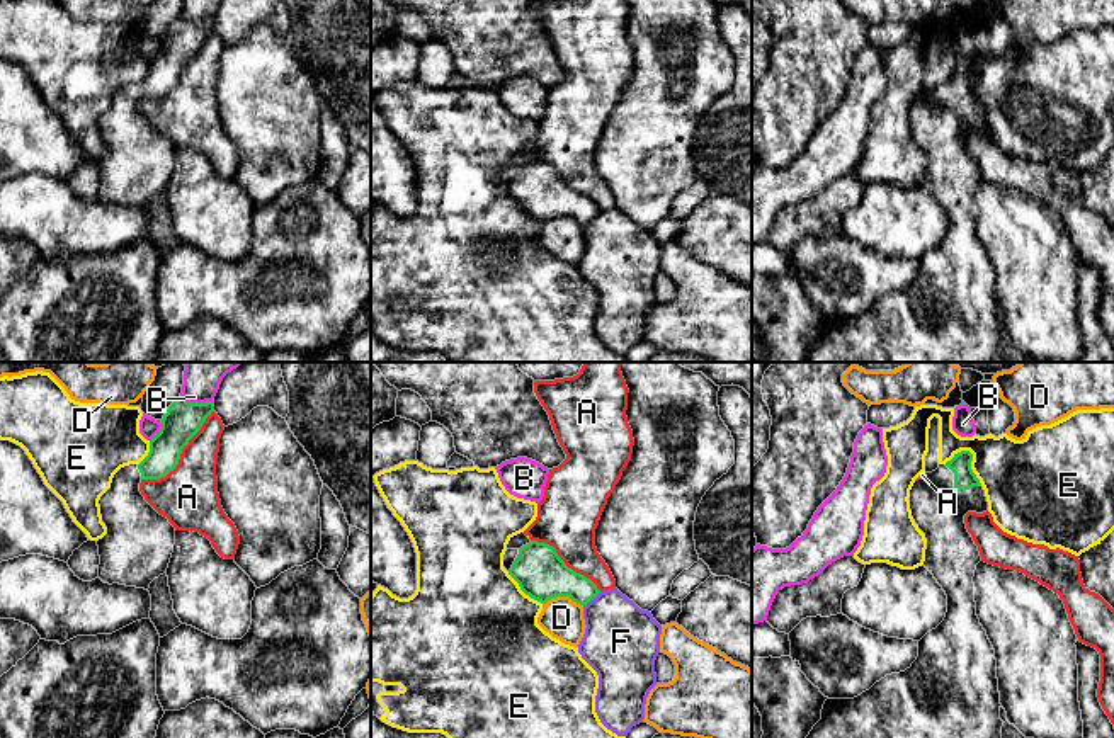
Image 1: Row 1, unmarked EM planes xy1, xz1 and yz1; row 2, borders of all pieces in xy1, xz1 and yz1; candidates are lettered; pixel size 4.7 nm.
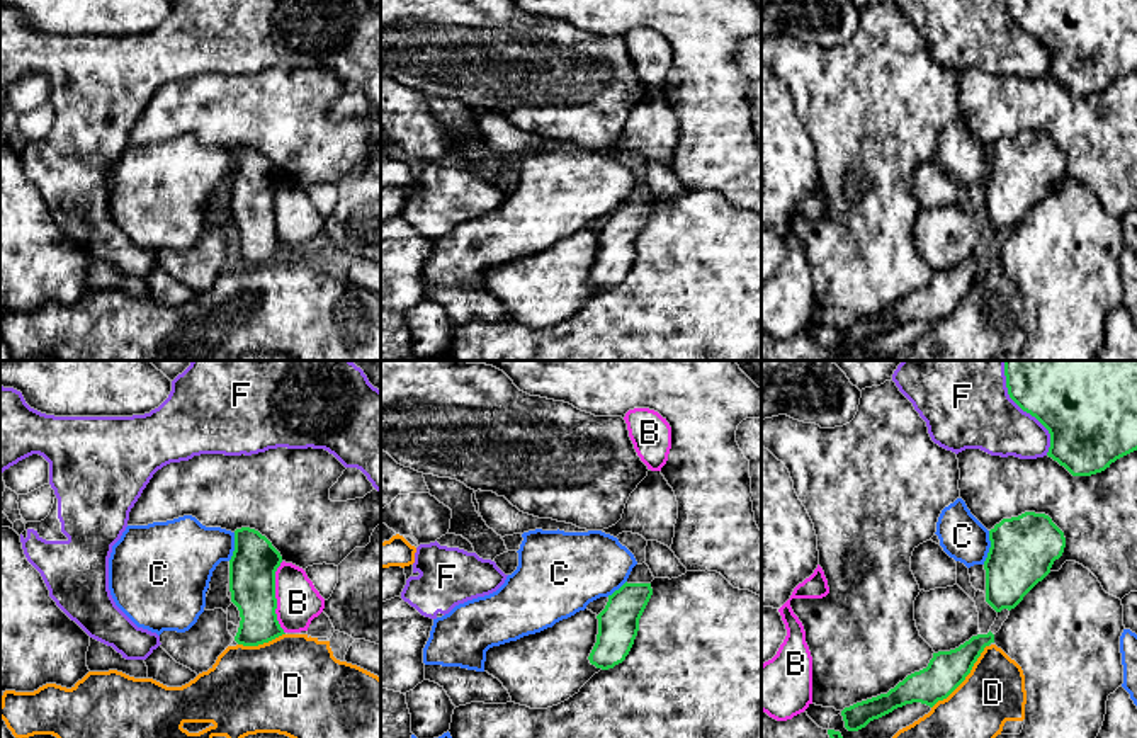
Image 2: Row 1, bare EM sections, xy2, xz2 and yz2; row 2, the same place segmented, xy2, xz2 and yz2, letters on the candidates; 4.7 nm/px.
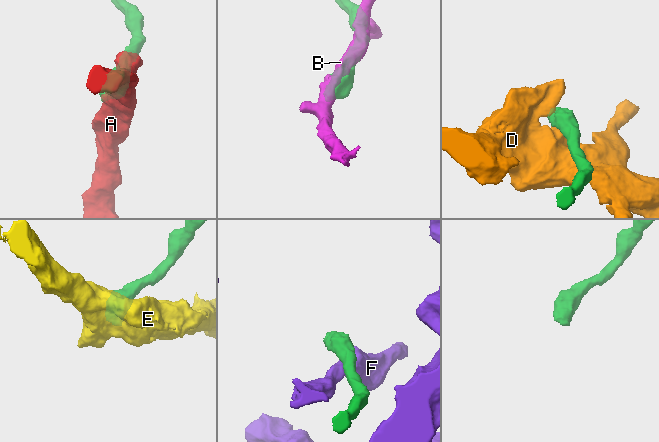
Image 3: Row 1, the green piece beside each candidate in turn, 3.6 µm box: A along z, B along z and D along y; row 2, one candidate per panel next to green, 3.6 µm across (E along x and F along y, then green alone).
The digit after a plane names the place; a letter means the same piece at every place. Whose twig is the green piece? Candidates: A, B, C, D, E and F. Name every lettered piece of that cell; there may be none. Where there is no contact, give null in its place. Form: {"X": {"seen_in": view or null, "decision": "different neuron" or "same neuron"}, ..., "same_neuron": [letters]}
{"A": {"seen_in": "xy1", "decision": "different neuron"}, "B": {"seen_in": "xy2", "decision": "different neuron"}, "C": {"seen_in": "yz2", "decision": "different neuron"}, "D": {"seen_in": "yz2", "decision": "different neuron"}, "E": {"seen_in": "yz1", "decision": "different neuron"}, "F": {"seen_in": "yz2", "decision": "different neuron"}, "same_neuron": []}

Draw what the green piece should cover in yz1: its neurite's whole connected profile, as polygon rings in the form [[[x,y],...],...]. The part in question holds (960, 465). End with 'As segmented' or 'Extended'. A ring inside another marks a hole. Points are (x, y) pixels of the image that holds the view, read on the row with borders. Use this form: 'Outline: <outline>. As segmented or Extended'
Outline: [[[969,451],[954,454],[951,461],[915,481],[908,498],[912,517],[927,539],[924,566],[947,595],[944,621],[918,641],[918,656],[910,668],[886,675],[854,699],[827,699],[821,719],[806,738],[1002,738],[995,650],[980,624],[975,602],[973,576],[981,556],[964,524],[968,512],[988,510],[985,490],[971,469],[971,461]]]. Extended

